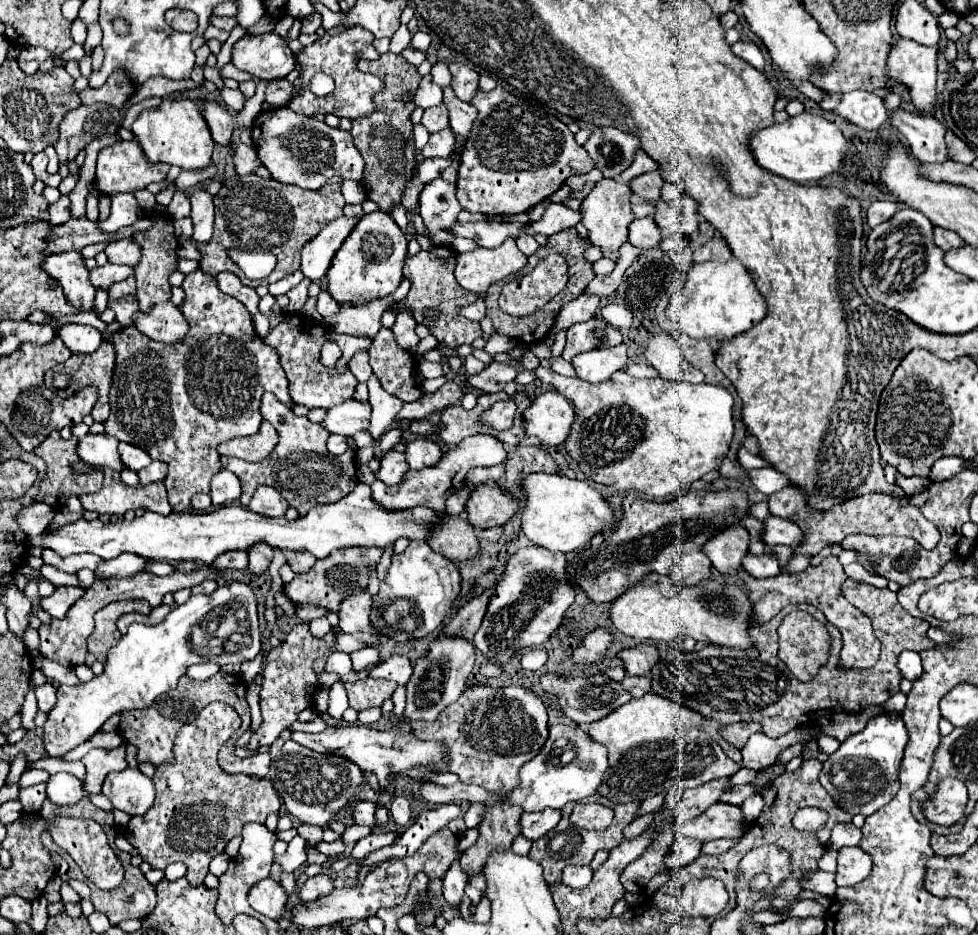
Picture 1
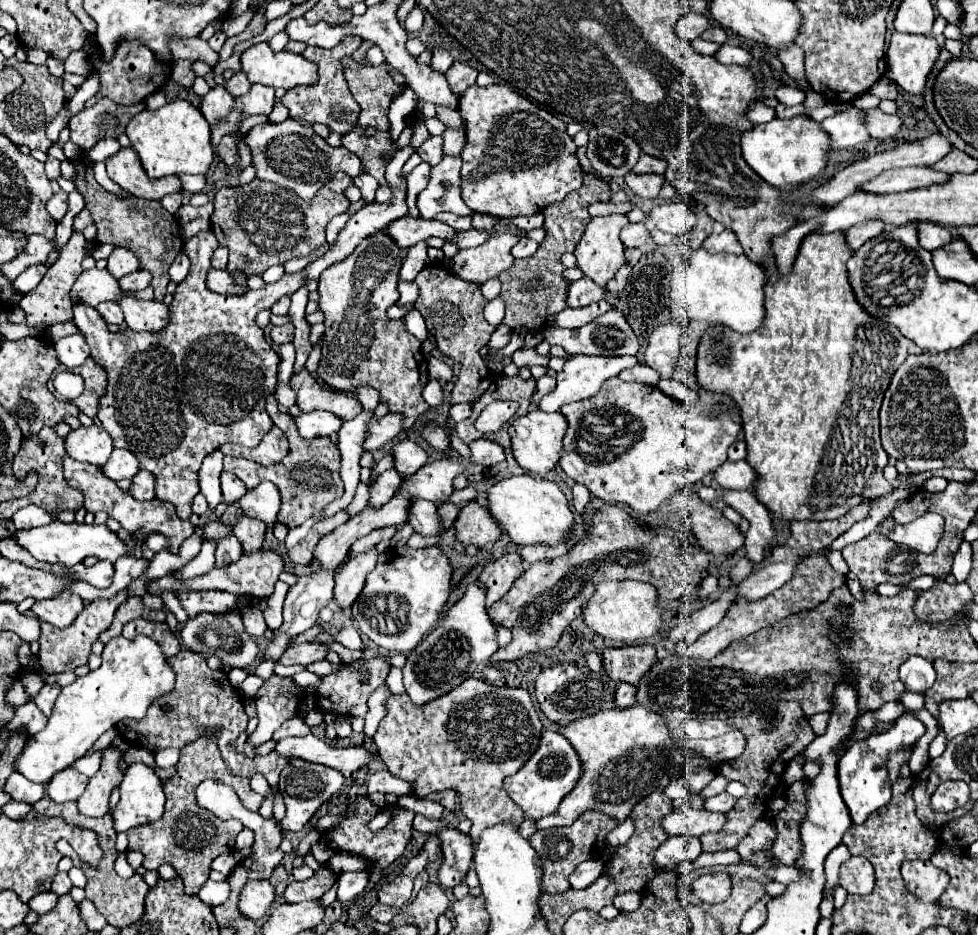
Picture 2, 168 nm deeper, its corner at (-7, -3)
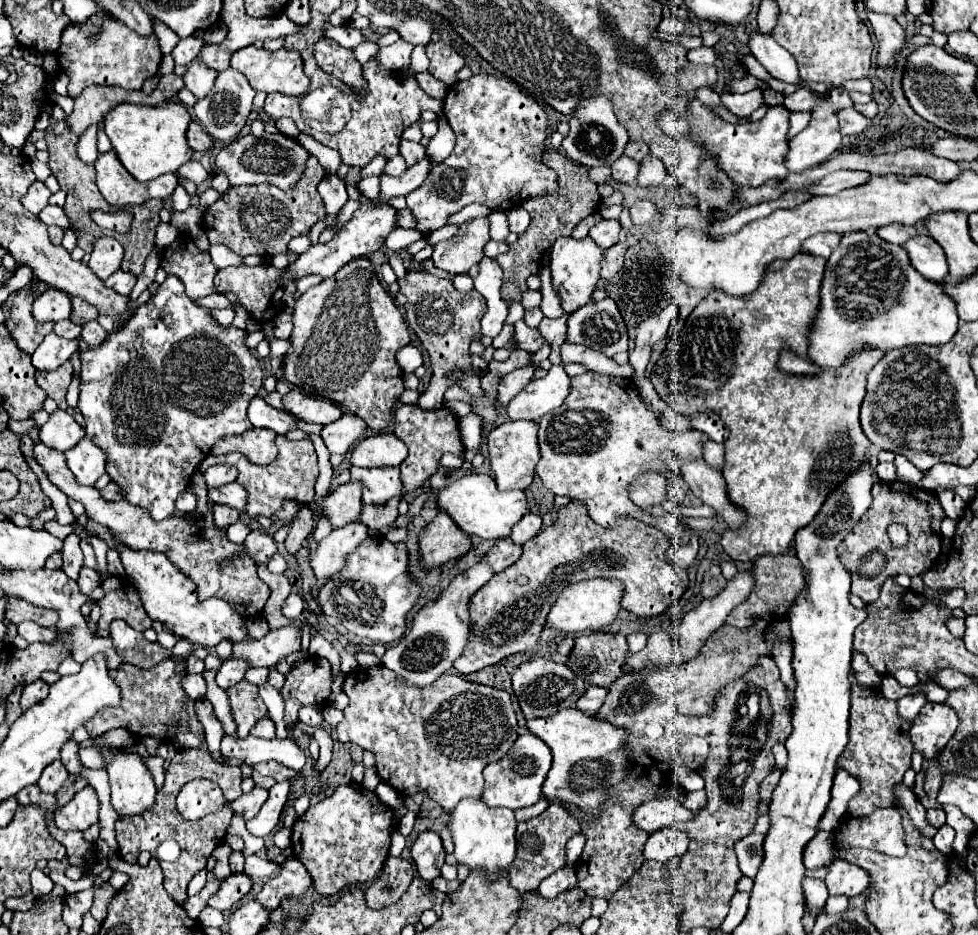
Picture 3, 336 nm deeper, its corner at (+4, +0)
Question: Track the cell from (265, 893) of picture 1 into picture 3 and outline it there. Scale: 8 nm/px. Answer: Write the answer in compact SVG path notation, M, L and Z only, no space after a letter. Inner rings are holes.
M231 874L227 880L223 880L219 892L209 900L209 906L221 912L231 912L239 906L239 900L251 888L253 888L253 882L247 874Z

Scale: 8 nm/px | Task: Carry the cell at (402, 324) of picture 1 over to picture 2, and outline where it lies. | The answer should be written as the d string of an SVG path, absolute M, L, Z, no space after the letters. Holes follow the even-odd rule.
M398 279L398 293L400 293L400 301L398 301L398 305L414 303L414 301L418 299L418 285L416 285L414 281Z

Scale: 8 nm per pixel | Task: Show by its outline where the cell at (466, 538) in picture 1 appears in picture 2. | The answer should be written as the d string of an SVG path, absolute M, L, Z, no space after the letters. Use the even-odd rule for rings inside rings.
M418 497L410 501L408 523L414 527L416 533L422 533L422 535L438 535L440 531L446 531L442 527L442 521L436 515L434 503L418 499Z

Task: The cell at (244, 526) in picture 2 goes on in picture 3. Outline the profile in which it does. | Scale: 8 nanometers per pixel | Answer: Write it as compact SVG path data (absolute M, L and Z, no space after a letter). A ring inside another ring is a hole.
M215 504L215 510L213 510L215 526L219 526L219 528L227 528L227 526L239 522L239 516L241 516L239 510L229 508L229 506L223 506L223 504Z

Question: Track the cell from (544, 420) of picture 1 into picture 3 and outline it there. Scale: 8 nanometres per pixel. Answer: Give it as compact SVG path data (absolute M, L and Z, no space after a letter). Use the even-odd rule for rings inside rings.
M515 420L499 424L487 436L487 448L491 456L491 470L499 490L525 490L533 482L535 466L539 462L539 438L537 438L539 422L535 420Z

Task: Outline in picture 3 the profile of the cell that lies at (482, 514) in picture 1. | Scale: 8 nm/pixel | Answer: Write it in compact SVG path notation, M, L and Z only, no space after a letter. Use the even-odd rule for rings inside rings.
M439 510L435 520L425 526L421 532L419 548L421 548L421 562L427 570L441 568L451 558L459 558L471 550L473 542L467 532L463 532L447 512Z

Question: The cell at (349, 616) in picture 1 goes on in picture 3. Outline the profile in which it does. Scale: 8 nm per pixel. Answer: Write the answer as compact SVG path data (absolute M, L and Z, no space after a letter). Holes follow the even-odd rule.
M351 522L343 528L335 528L327 538L323 538L315 550L309 554L311 568L317 576L319 586L327 582L339 568L343 568L347 556L359 548L359 544L369 538L367 528L359 522Z

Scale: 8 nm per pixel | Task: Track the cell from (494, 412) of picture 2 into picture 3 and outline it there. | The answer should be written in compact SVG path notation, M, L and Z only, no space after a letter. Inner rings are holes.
M407 272L407 276L401 278L397 284L401 286L401 292L407 296L405 318L407 318L409 326L413 328L413 332L419 336L421 346L431 356L433 378L429 382L427 392L421 394L417 404L423 410L439 408L443 404L445 390L449 386L455 386L455 384L465 388L475 398L485 398L485 390L481 388L479 376L473 374L471 352L469 352L469 344L471 344L473 336L477 336L479 330L481 330L479 320L481 320L481 316L487 310L485 298L479 292L475 292L475 290L469 292L469 294L463 294L463 292L453 288L451 280L437 278L437 276L427 274L427 272ZM451 372L463 372L465 376L461 380L453 382L449 378Z

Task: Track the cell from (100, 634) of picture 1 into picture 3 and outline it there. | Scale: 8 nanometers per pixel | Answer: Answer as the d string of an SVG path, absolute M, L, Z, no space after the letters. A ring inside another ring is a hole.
M111 576L103 582L105 598L101 604L101 620L99 628L107 630L109 624L117 618L125 620L131 628L143 632L151 628L151 618L143 612L143 604L139 604L139 594L135 592L133 582L127 576Z

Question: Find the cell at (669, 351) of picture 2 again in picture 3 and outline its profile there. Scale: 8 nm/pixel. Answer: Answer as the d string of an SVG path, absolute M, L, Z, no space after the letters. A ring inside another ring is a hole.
M669 304L661 314L655 314L647 320L643 320L639 326L637 326L637 336L635 336L635 344L639 348L643 346L655 346L659 344L665 336L667 336L667 330L669 330L669 324L671 320L677 316L677 304Z

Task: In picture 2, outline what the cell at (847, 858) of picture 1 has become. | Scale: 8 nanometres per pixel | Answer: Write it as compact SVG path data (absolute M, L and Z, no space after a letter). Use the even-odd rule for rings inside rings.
M850 857L846 863L842 863L838 885L848 893L868 895L874 889L874 869L870 867L870 861L862 857Z

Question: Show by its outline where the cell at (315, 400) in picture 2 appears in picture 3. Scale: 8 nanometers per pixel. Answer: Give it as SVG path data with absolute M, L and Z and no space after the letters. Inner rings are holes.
M291 390L281 398L283 406L299 416L305 422L319 422L319 424L331 424L343 416L341 406L315 398L311 394L301 394L299 390Z

